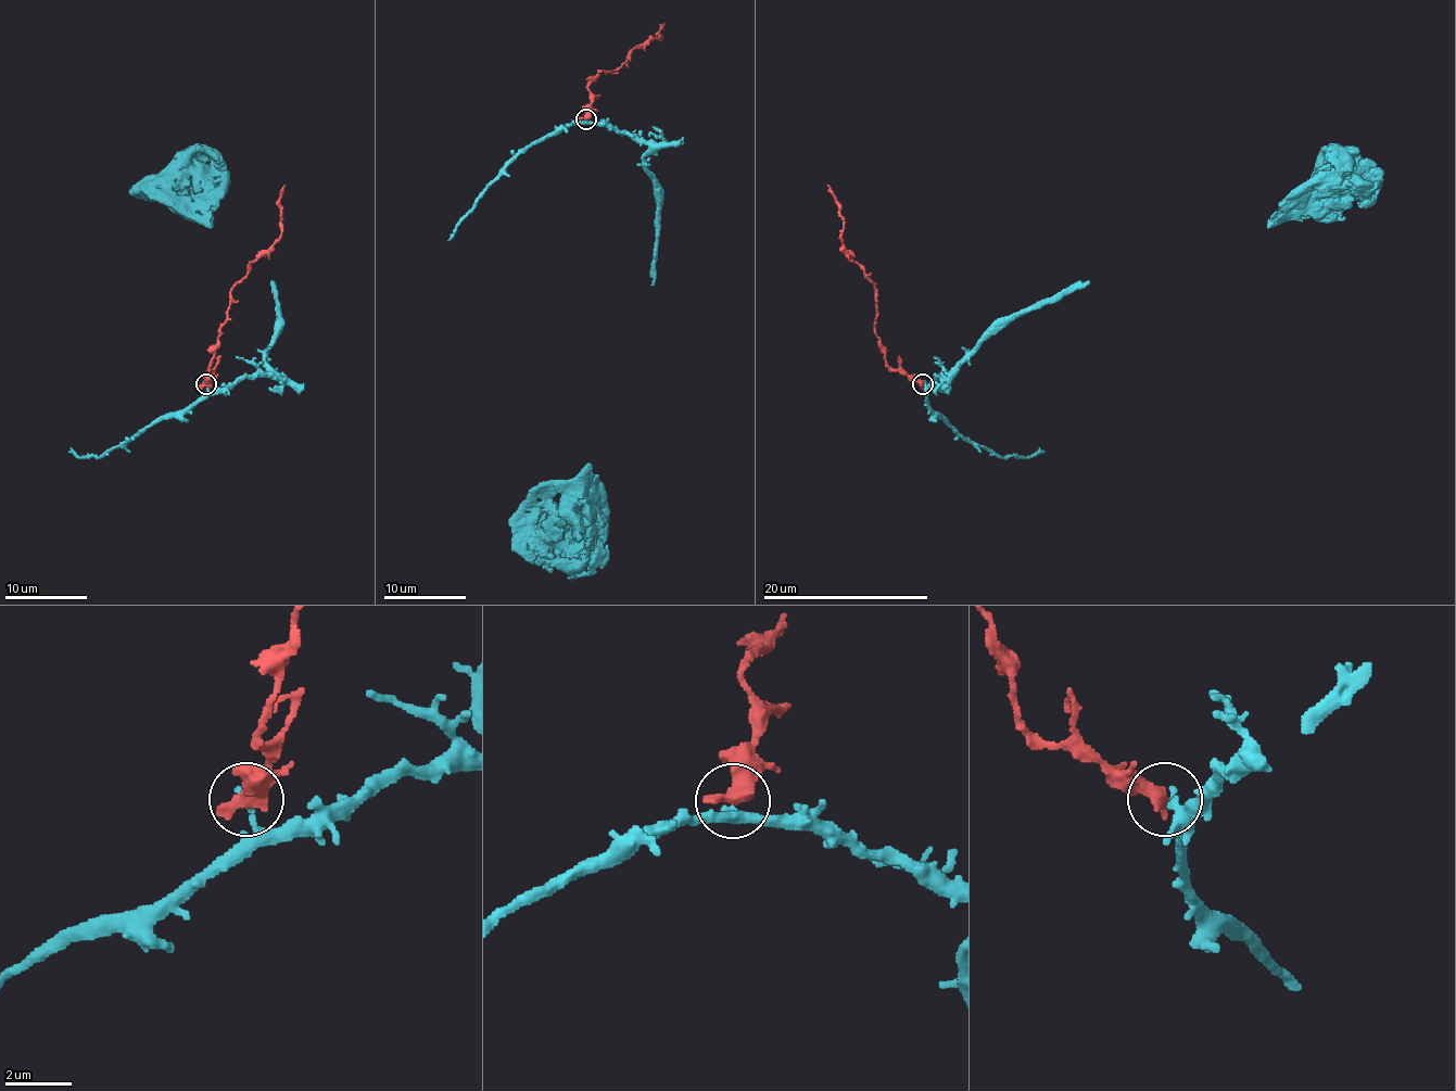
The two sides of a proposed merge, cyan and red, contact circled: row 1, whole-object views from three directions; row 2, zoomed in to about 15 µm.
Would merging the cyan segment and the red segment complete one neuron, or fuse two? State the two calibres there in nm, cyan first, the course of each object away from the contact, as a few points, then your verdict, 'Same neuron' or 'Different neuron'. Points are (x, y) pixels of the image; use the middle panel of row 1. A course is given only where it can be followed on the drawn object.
Thickness 180 nm (cyan) against 600 nm. Course of cyan: (585, 119), (636, 135), (649, 147), (655, 279), (581, 496), (544, 542), (552, 572). Course of red: (585, 118), (591, 103), (586, 87), (599, 71), (609, 73), (634, 48), (661, 39), (663, 23). Different neuron

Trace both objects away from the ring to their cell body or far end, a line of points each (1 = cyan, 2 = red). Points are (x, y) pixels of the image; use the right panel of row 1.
1: (924, 384), (928, 390), (1011, 320), (1084, 287), (1288, 218), (1320, 215), (1345, 194), (1360, 194), (1377, 184)
2: (922, 384), (887, 364), (885, 346), (874, 330), (876, 291), (851, 259), (842, 233), (839, 204), (827, 186)

